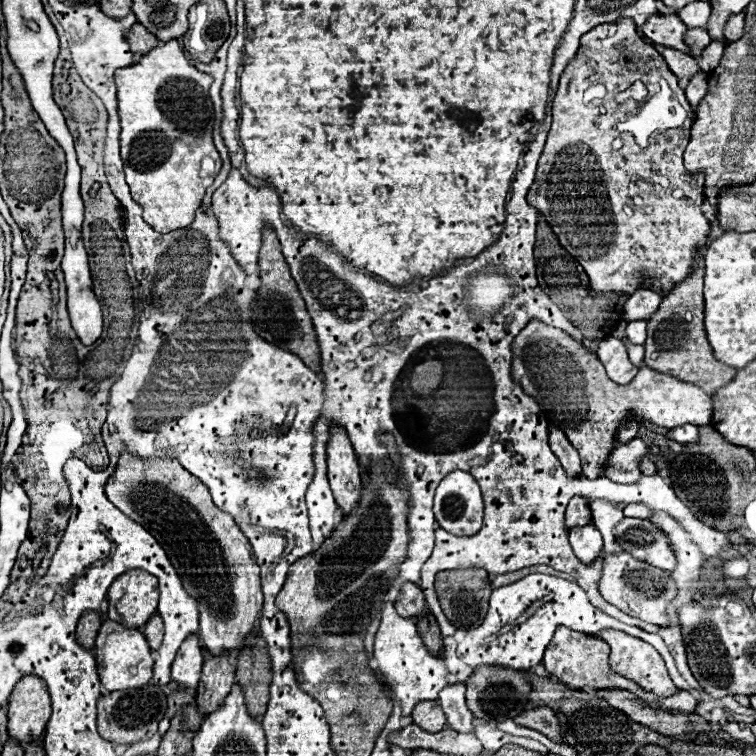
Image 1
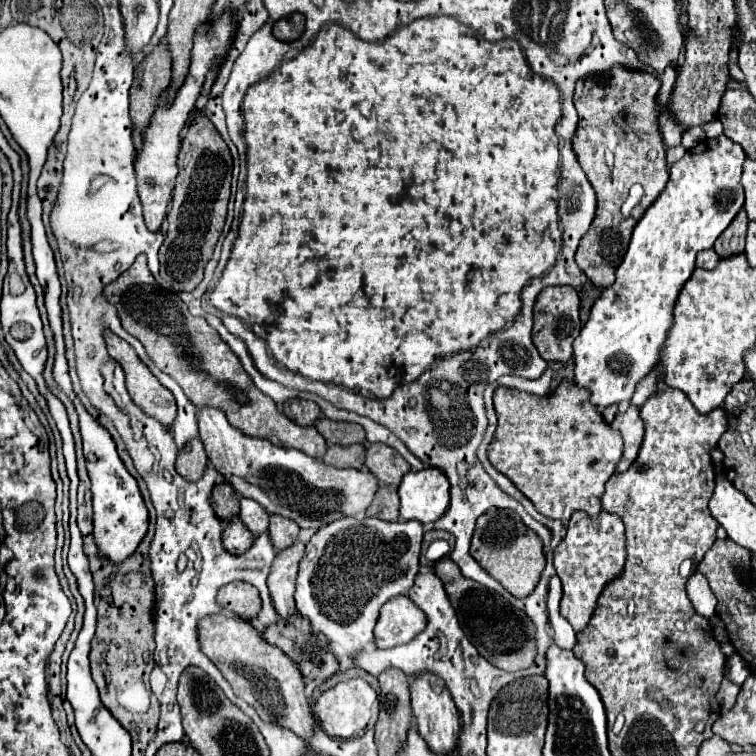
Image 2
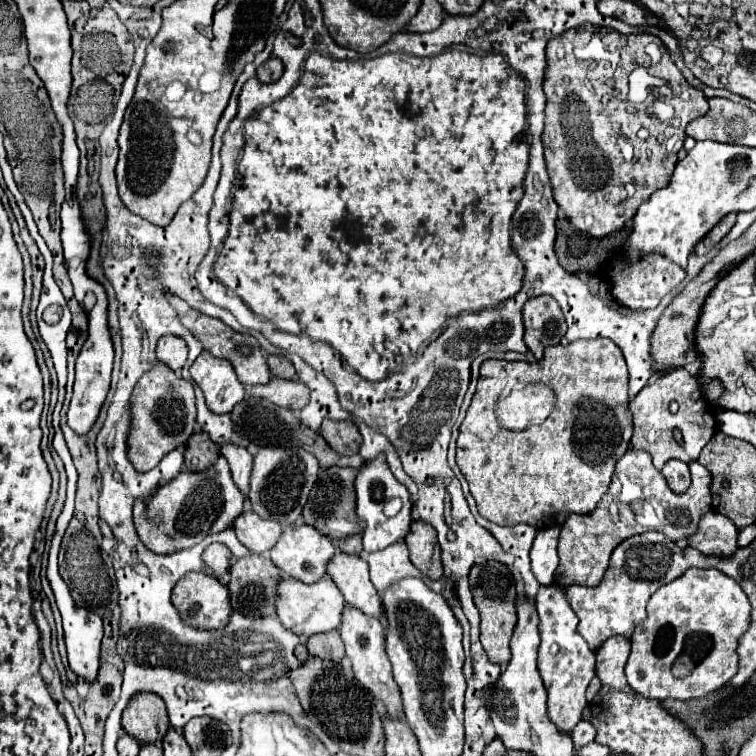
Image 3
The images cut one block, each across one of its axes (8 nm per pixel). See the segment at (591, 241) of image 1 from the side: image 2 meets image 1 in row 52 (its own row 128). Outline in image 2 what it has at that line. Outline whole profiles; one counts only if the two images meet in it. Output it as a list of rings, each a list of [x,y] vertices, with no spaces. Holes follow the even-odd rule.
[[[612,66],[604,80],[576,84],[574,104],[580,116],[578,130],[572,138],[572,148],[576,152],[578,164],[582,166],[588,182],[596,192],[596,216],[590,230],[580,240],[576,252],[576,264],[592,280],[594,286],[608,288],[614,280],[616,266],[622,262],[628,242],[632,236],[632,226],[636,218],[644,214],[660,190],[668,182],[666,148],[660,138],[658,128],[658,102],[656,94],[660,90],[660,80],[654,74],[628,70],[624,66]],[[632,184],[642,184],[644,196],[628,218],[622,216],[620,206],[628,196]]]

